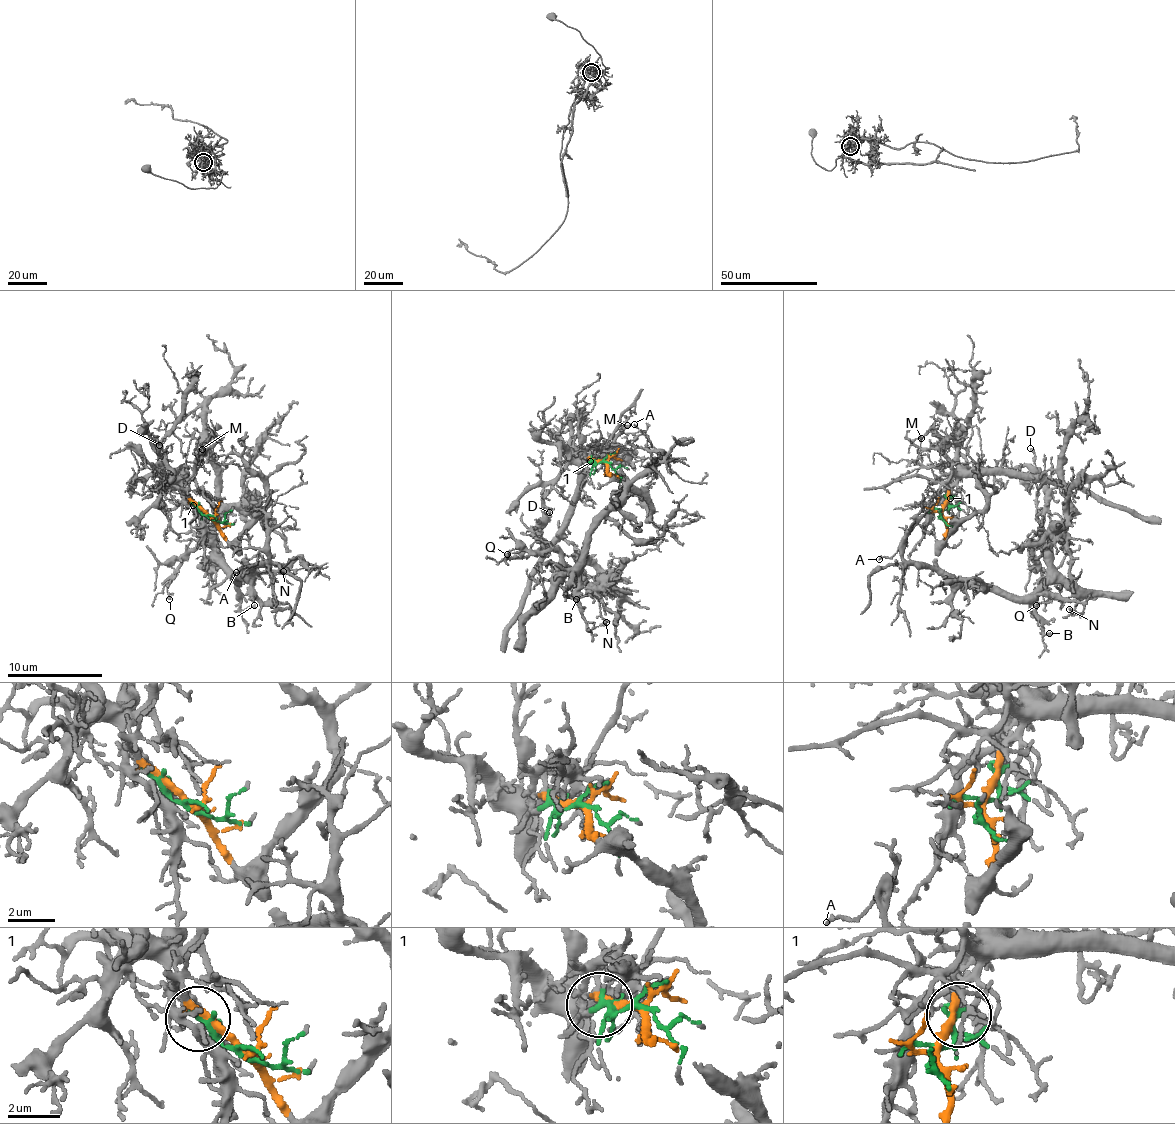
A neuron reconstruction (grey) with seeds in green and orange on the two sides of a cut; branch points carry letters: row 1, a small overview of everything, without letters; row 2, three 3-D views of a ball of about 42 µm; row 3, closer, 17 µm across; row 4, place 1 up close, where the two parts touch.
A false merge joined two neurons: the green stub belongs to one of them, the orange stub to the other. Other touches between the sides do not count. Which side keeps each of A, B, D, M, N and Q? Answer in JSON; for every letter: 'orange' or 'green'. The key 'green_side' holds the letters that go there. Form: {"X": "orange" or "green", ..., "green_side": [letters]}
{"A": "orange", "B": "orange", "D": "green", "M": "green", "N": "orange", "Q": "orange", "green_side": ["D", "M"]}

